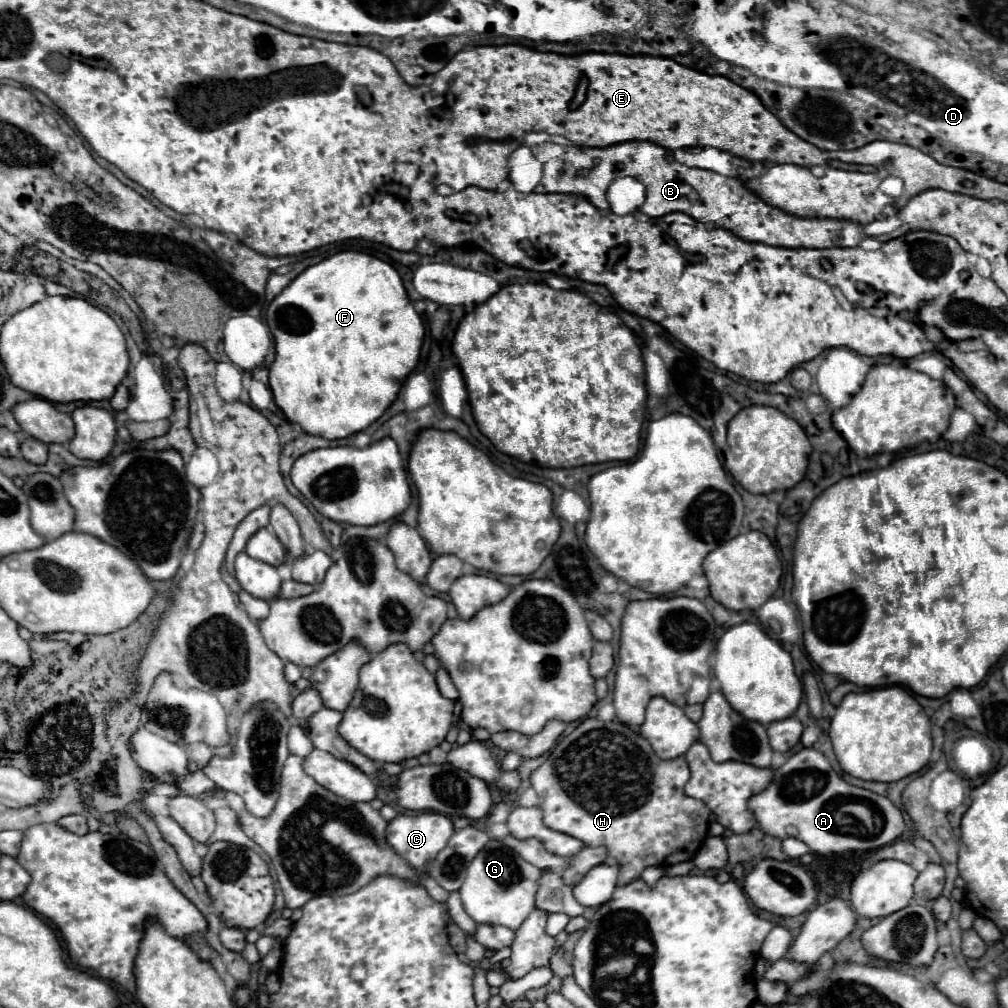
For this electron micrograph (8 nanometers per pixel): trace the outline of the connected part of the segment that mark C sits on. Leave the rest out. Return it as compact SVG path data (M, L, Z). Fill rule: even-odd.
M421 812L417 816L401 814L401 816L397 816L395 820L389 822L389 826L387 826L387 842L401 858L407 860L409 866L413 866L423 876L427 876L425 864L429 864L429 860L433 860L433 856L437 856L441 852L441 848L445 848L445 844L449 842L449 836L453 832L455 830L453 830L451 818L447 818L443 814L437 814L437 812Z

